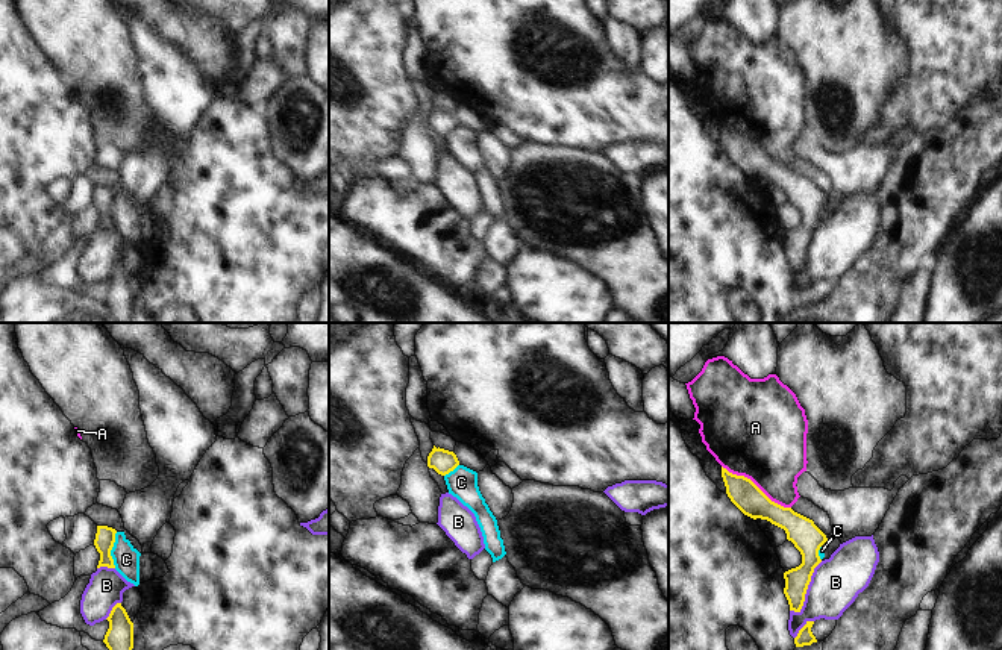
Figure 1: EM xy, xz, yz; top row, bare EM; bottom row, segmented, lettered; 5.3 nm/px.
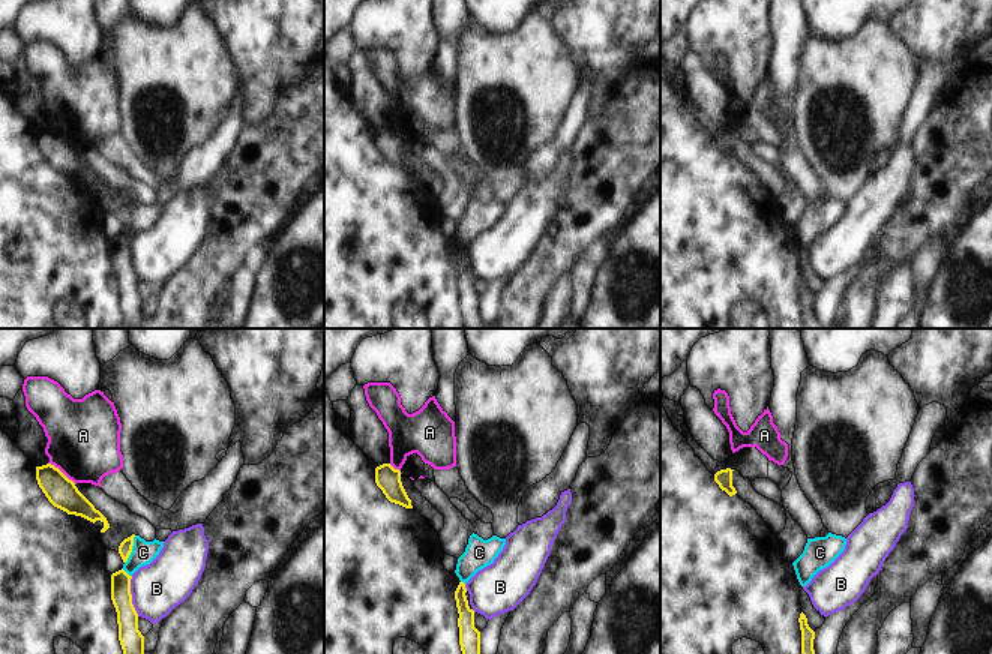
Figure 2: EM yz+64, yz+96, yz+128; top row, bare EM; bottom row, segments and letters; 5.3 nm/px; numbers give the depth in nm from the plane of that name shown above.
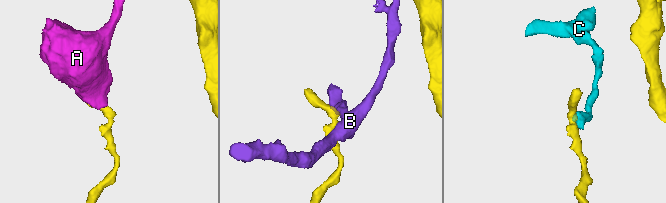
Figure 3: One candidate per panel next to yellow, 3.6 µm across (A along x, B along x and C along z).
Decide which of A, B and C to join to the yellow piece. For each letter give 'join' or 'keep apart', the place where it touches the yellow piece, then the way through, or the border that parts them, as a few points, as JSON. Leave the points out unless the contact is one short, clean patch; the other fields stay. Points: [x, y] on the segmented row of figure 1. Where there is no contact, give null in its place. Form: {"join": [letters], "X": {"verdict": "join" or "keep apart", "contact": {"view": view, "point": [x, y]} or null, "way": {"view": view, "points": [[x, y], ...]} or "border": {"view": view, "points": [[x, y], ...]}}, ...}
{"join": [], "A": {"verdict": "keep apart", "contact": {"view": "yz", "point": [755, 485]}, "border": {"view": "yz", "points": [[722, 465], [732, 473], [749, 478], [772, 500], [790, 508]]}}, "B": {"verdict": "keep apart", "contact": {"view": "yz", "point": [807, 588]}, "border": {"view": "yz", "points": [[822, 561], [814, 568], [804, 605], [798, 611], [790, 611]]}}, "C": {"verdict": "keep apart", "contact": {"view": "xy", "point": [111, 549]}, "border": {"view": "xy", "points": [[117, 532], [111, 550], [114, 567]]}}}

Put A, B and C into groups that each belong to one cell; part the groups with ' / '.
A / B / C

